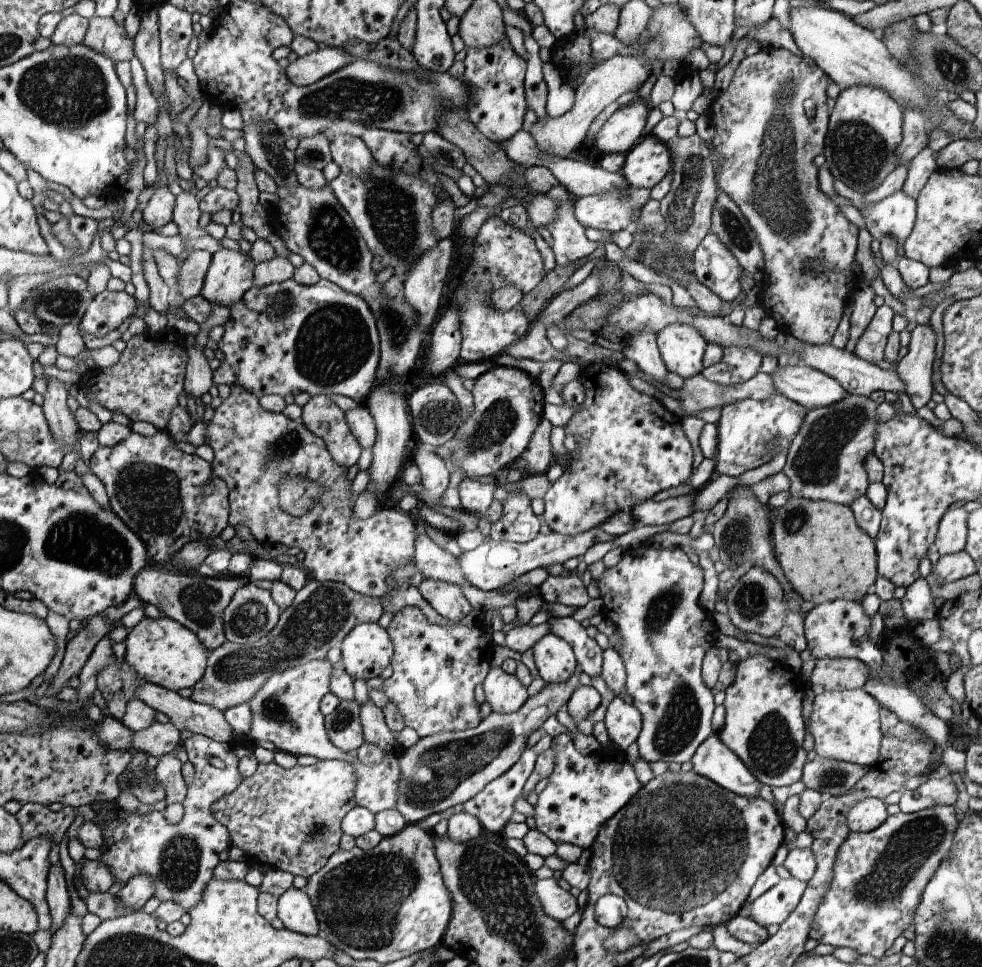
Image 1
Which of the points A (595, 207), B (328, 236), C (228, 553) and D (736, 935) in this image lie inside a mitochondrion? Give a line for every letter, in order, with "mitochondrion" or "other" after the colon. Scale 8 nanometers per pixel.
A: other
B: mitochondrion
C: other
D: other

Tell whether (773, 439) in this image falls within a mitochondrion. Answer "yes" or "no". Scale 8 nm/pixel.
yes

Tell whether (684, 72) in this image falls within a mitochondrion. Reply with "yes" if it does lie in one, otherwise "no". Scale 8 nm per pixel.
no

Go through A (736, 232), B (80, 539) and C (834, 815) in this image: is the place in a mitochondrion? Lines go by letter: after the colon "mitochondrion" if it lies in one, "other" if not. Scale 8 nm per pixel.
A: mitochondrion
B: mitochondrion
C: other

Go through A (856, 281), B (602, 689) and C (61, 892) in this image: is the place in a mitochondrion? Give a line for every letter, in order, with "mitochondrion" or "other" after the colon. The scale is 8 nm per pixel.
A: other
B: other
C: other

